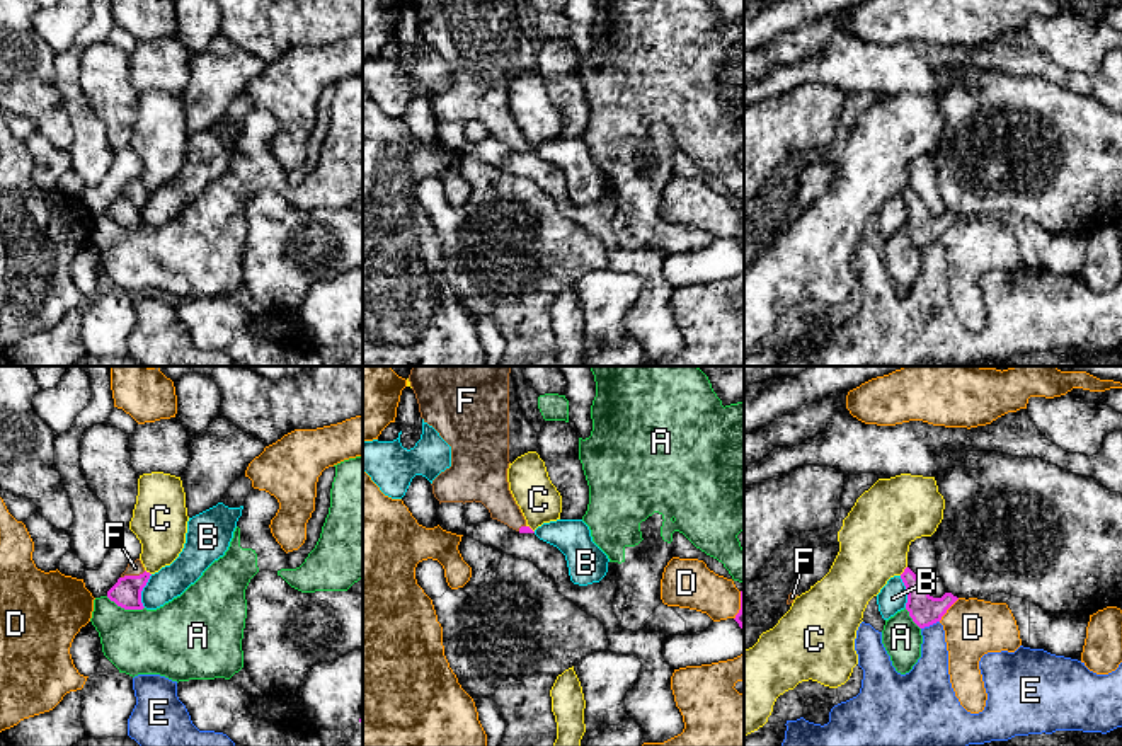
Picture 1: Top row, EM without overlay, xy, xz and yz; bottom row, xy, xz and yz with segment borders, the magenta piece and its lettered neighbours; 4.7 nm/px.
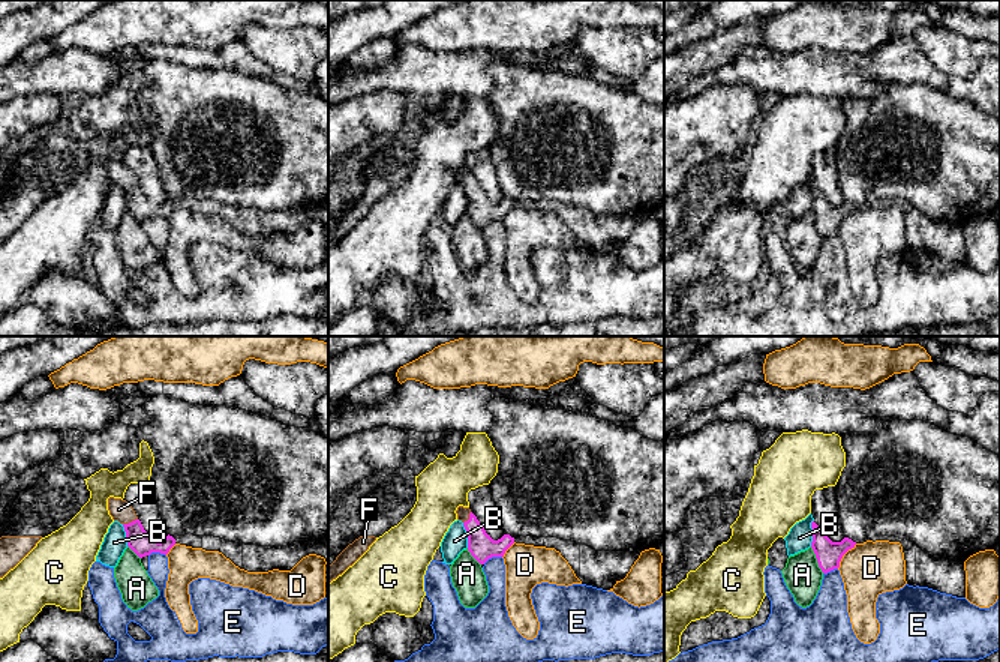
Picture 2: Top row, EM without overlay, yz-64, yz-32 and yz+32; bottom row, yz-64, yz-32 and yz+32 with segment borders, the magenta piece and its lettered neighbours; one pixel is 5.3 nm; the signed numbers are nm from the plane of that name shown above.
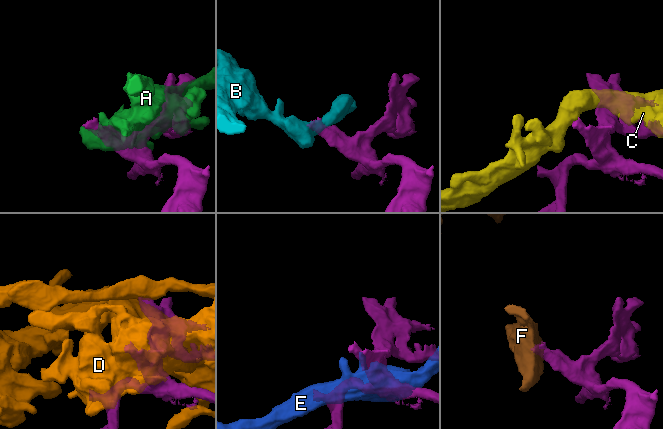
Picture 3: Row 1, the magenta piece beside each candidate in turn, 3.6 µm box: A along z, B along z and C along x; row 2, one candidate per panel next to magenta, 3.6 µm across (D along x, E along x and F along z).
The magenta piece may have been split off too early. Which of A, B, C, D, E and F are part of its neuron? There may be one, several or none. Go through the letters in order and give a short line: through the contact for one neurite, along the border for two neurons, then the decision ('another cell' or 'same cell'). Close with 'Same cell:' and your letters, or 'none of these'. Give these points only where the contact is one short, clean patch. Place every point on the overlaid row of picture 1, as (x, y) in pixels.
A: another cell
B: xy (152, 574), (142, 591), (143, 607) | another cell
C: yz (906, 566), (899, 574) | another cell
D: another cell
E: another cell
F: xy (126, 593), (133, 576), (135, 568) | same cell
Same cell: F

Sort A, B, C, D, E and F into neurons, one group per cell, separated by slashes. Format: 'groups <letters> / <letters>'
groups A / B / C / D / E / F

